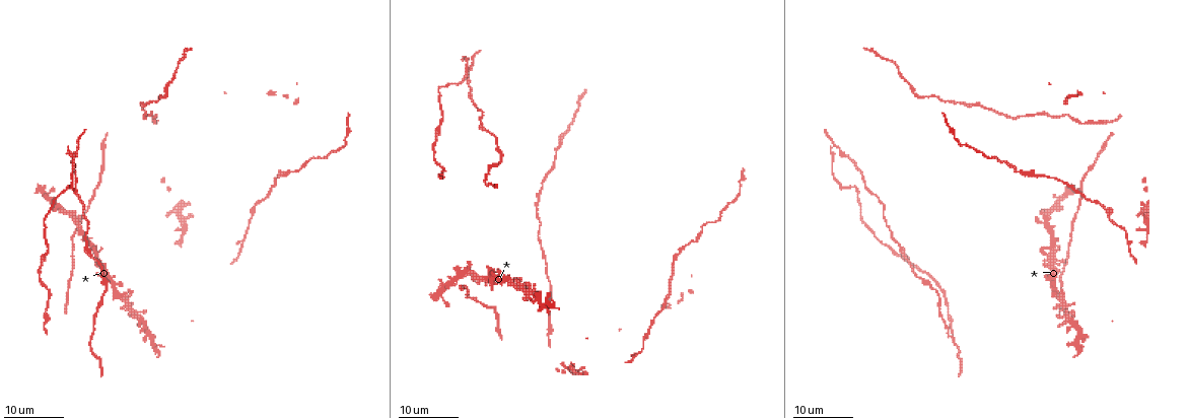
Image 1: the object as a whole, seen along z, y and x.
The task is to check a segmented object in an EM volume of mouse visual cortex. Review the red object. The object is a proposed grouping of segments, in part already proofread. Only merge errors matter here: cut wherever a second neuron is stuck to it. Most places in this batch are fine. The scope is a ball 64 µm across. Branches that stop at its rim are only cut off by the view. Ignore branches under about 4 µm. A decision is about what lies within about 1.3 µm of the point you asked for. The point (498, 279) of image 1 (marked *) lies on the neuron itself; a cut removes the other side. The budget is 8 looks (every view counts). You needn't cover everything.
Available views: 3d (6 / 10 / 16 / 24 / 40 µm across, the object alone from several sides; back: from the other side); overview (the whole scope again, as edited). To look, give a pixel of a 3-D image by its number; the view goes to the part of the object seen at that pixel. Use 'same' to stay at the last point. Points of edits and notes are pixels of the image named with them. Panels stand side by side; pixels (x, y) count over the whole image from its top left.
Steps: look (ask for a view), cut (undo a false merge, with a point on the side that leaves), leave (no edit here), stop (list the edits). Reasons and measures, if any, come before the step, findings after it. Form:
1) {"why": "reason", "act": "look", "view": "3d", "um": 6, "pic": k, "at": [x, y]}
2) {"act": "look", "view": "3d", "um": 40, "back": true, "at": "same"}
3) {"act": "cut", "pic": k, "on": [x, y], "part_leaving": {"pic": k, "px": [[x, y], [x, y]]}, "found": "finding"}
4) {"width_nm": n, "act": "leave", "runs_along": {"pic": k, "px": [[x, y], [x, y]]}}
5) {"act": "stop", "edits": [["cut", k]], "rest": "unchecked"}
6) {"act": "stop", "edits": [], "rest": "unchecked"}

{"why": "thick turns thin", "act": "look", "view": "3d", "um": 24, "pic": 1, "at": [922, 280]}

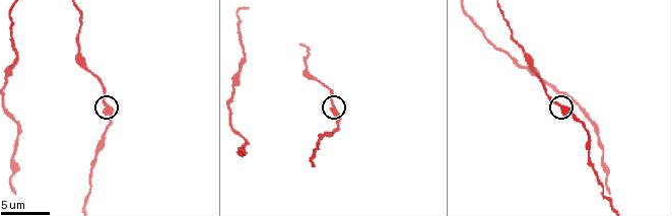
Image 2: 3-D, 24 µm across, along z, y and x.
{"act": "look", "view": "3d", "um": 6, "pic": 2, "at": [560, 103]}

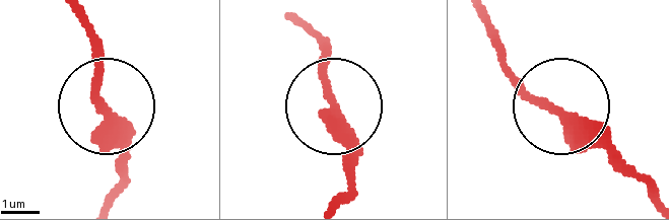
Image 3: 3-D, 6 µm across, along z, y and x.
{"act": "look", "view": "3d", "um": 6, "back": true, "pic": 3, "at": [554, 110]}

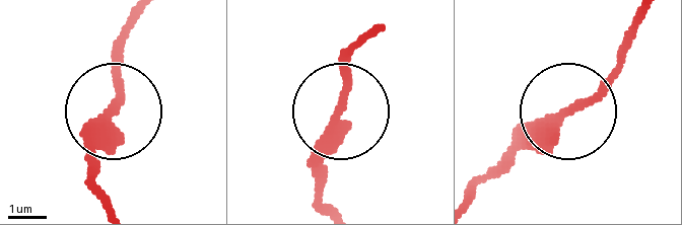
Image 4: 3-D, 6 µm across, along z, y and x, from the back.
{"act": "leave", "found": "continuous, no second neuron"}

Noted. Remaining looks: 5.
{"act": "look", "view": "3d", "um": 6, "pic": 2, "at": [590, 135]}

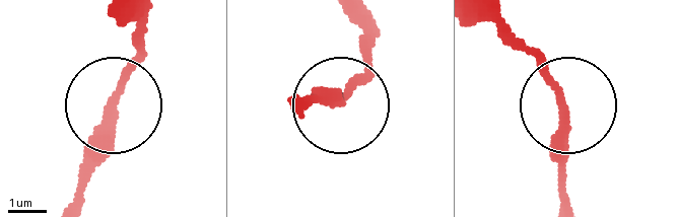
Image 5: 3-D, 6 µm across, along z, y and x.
{"act": "look", "view": "3d", "um": 6, "back": true, "pic": 5, "at": [113, 109]}

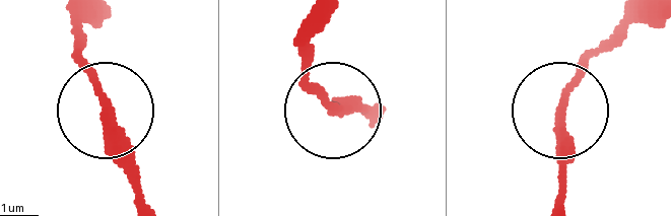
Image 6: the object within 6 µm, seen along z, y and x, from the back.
{"side_arm_um": 16, "act": "leave", "found": "all the same neuron"}

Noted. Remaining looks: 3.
{"act": "look", "view": "3d", "um": 24, "pic": 1, "at": [1050, 279]}

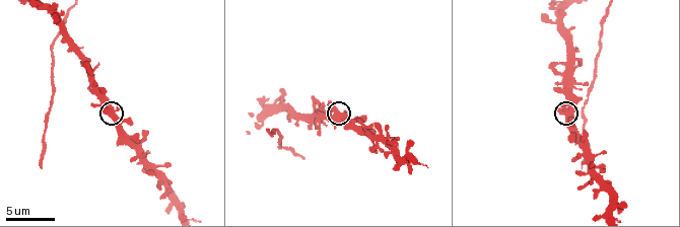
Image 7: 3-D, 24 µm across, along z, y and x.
{"act": "look", "view": "3d", "um": 10, "pic": 7, "at": [567, 112]}

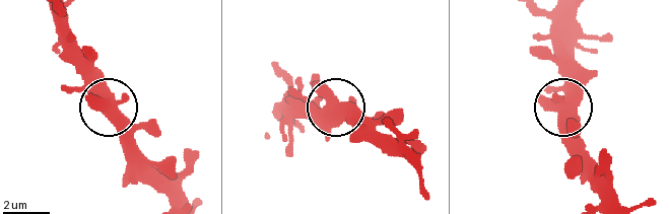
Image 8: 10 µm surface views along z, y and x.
{"act": "leave", "runs_along": {"pic": 8, "px": [[89, 85], [130, 120], [151, 120]]}, "found": "continuous, no second neuron"}

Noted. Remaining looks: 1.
{"act": "stop", "edits": [], "rest": "unchecked"}

